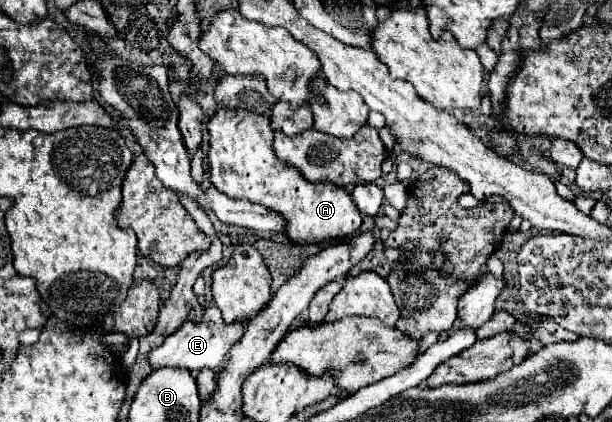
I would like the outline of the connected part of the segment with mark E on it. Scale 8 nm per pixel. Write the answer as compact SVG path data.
M212 305L204 311L204 317L202 317L200 325L194 325L192 321L186 321L178 331L168 335L166 341L158 349L152 349L150 351L150 365L152 365L152 369L168 367L168 365L170 367L184 367L188 371L200 371L204 367L216 369L216 367L222 365L230 347L242 337L242 331L244 331L242 321L224 323L216 305Z

